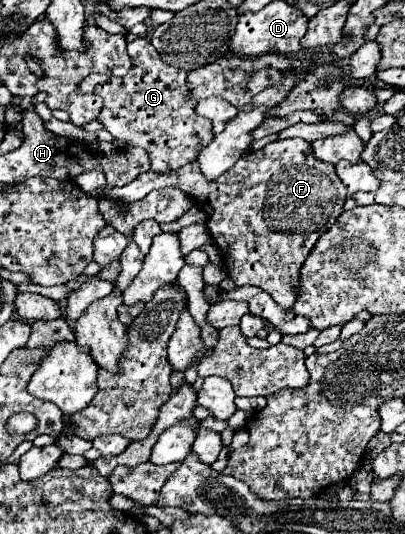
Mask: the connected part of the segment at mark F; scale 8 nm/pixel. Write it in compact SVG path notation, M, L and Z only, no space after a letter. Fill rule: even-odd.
M296 138L276 140L272 144L266 144L260 150L244 154L230 170L226 170L214 180L206 178L200 172L198 162L190 162L188 166L174 170L172 174L156 174L150 170L142 174L140 178L136 178L134 182L130 182L128 186L124 186L124 190L112 190L112 194L116 194L116 198L124 198L126 202L134 202L134 200L142 200L152 190L162 190L168 186L190 194L196 200L196 204L206 212L210 236L222 252L224 268L228 276L232 278L232 282L236 286L248 284L248 286L258 286L266 290L286 310L290 310L292 302L296 300L296 294L292 292L292 288L298 282L300 266L308 258L320 234L336 222L348 198L348 190L336 176L334 164L328 164L328 162L324 164L316 160L312 154L310 142L296 140Z

